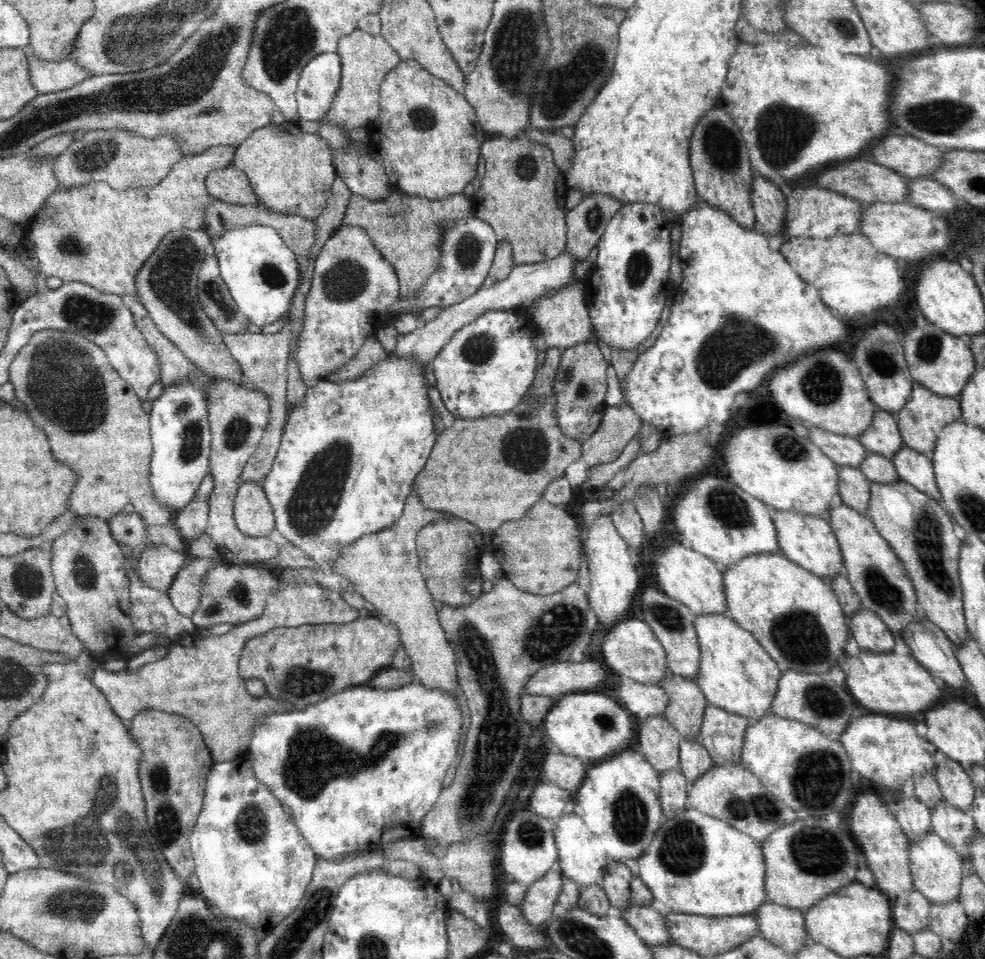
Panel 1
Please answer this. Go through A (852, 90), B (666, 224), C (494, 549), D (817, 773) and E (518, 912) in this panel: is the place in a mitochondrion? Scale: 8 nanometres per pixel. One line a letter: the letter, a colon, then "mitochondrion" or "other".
A: other
B: other
C: other
D: mitochondrion
E: other

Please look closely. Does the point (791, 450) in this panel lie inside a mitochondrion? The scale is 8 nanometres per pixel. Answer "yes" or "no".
yes

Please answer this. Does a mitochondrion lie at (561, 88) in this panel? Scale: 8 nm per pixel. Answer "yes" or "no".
yes

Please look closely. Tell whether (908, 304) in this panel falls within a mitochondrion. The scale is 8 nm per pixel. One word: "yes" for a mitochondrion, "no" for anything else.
no

